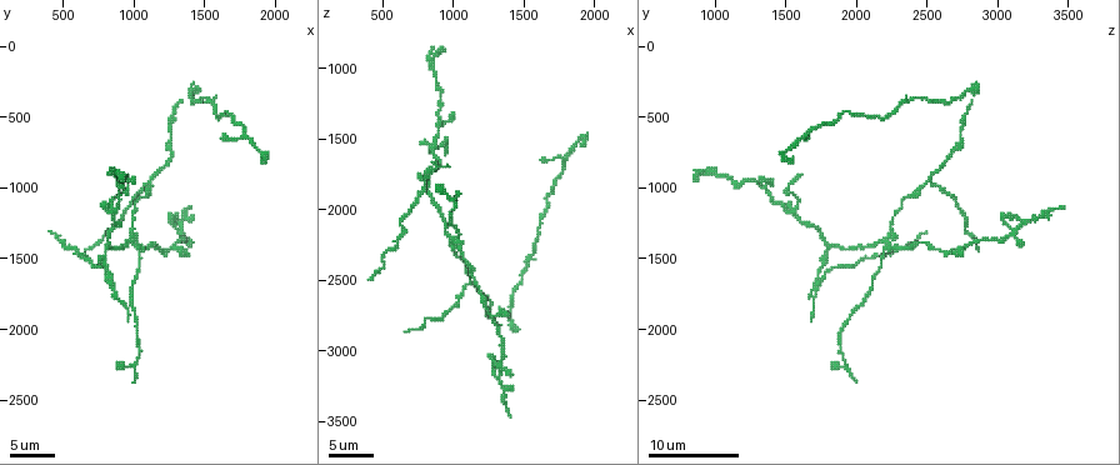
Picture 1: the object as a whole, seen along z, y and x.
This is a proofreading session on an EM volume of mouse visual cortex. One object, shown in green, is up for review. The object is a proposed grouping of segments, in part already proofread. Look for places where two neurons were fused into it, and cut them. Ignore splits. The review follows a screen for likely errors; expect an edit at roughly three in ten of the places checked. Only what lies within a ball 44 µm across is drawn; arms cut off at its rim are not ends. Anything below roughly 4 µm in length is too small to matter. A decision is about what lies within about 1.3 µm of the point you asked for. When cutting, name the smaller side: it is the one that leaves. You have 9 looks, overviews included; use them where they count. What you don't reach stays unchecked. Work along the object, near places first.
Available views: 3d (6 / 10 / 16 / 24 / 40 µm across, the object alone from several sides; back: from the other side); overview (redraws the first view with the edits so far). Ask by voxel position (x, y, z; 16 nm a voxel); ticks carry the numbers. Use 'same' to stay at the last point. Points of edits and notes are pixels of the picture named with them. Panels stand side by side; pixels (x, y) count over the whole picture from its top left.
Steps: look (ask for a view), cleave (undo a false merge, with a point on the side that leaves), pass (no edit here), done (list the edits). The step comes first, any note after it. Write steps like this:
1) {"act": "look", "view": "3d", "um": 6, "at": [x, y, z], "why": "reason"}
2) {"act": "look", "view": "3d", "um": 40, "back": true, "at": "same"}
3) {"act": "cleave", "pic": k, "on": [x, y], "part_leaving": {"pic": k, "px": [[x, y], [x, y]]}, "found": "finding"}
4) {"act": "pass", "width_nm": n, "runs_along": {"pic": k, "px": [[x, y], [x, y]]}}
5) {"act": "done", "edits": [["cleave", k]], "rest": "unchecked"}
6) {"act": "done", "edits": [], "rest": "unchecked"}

{"act": "look", "view": "3d", "um": 6, "at": [900, 1000, 1360]}

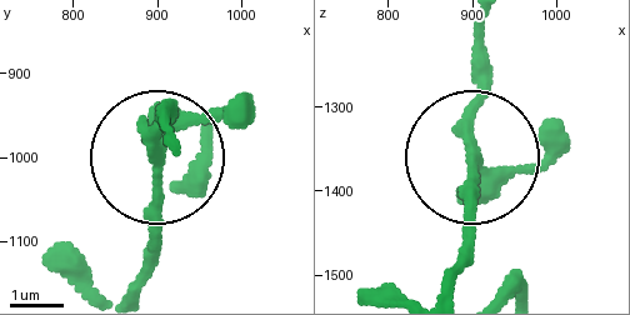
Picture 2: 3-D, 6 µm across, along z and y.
{"act": "look", "view": "3d", "um": 6, "back": true, "at": [900, 990, 1350]}

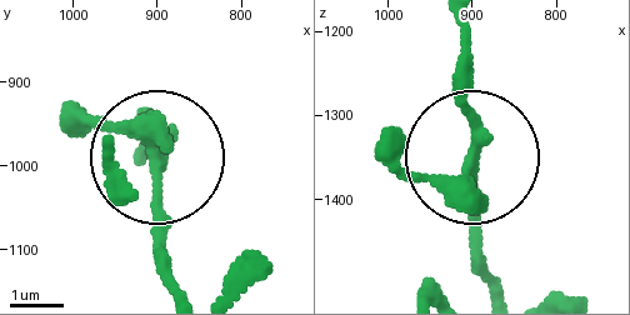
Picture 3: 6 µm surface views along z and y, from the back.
{"act": "pass", "runs_along": {"pic": 3, "px": [[494, 275], [475, 234], [475, 168], [435, 180], [386, 145]]}, "found": "one neuron here"}

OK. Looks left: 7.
{"act": "look", "view": "3d", "um": 10, "at": [860, 1160, 1520], "why": "looks like a crossing"}

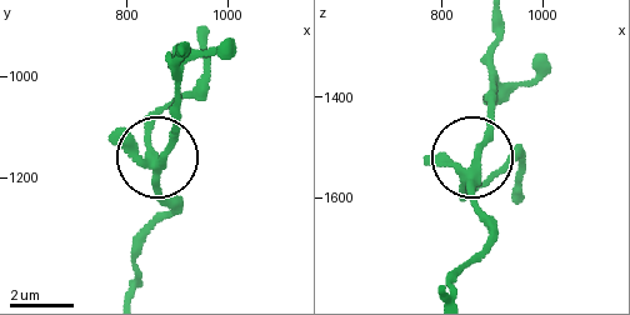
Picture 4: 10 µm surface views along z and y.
{"act": "pass", "runs_along": {"pic": 4, "px": [[135, 276], [138, 246], [175, 206], [151, 141], [164, 104]]}, "found": "one neuron here"}

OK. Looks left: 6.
{"act": "look", "view": "3d", "um": 10, "at": [1120, 940, 2500], "why": "three arms meet"}

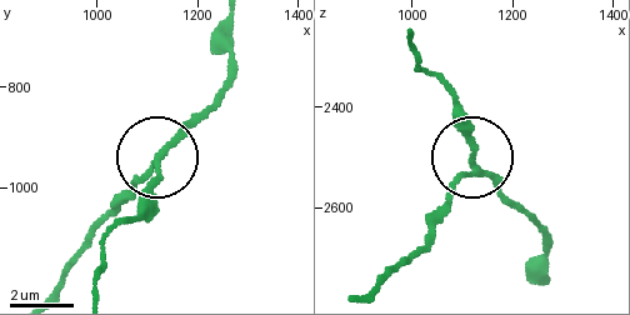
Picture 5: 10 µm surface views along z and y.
{"act": "cleave", "pic": 5, "on": [135, 183], "arms": 3, "part_leaving": {"pic": 5, "px": [[163, 150], [93, 229], [53, 293]]}, "found": "a second neuron is stuck on"}

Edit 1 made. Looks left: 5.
{"act": "look", "view": "3d", "um": 10, "at": [1360, 1300, 3140], "why": "four-way junction"}

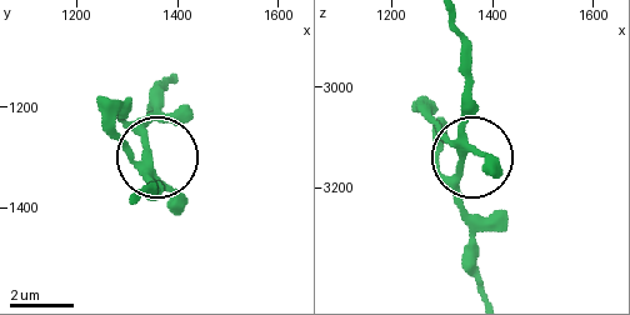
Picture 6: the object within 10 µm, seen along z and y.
{"act": "look", "view": "3d", "um": 6, "at": [1345, 1315, 3115]}

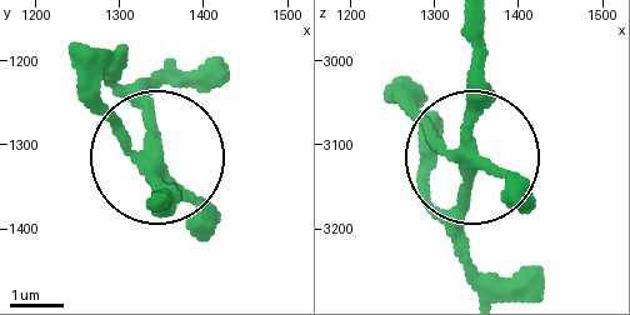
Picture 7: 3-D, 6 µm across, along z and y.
{"act": "pass", "runs_along": {"pic": 7, "px": [[471, 29], [466, 266]]}, "found": "all the same neuron"}

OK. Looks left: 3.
{"act": "done", "edits": [["cleave", 5]], "rest": "unchecked"}

